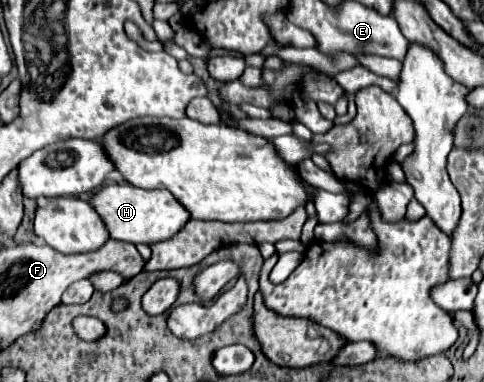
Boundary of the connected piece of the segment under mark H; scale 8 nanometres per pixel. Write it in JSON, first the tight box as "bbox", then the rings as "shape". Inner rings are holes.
{"bbox":[89,184,189,244],"shape":[[[129,184],[103,186],[89,198],[89,204],[99,214],[109,232],[111,240],[131,242],[131,244],[153,244],[177,234],[177,230],[189,220],[185,208],[175,202],[173,194],[167,190],[143,190]]]}

